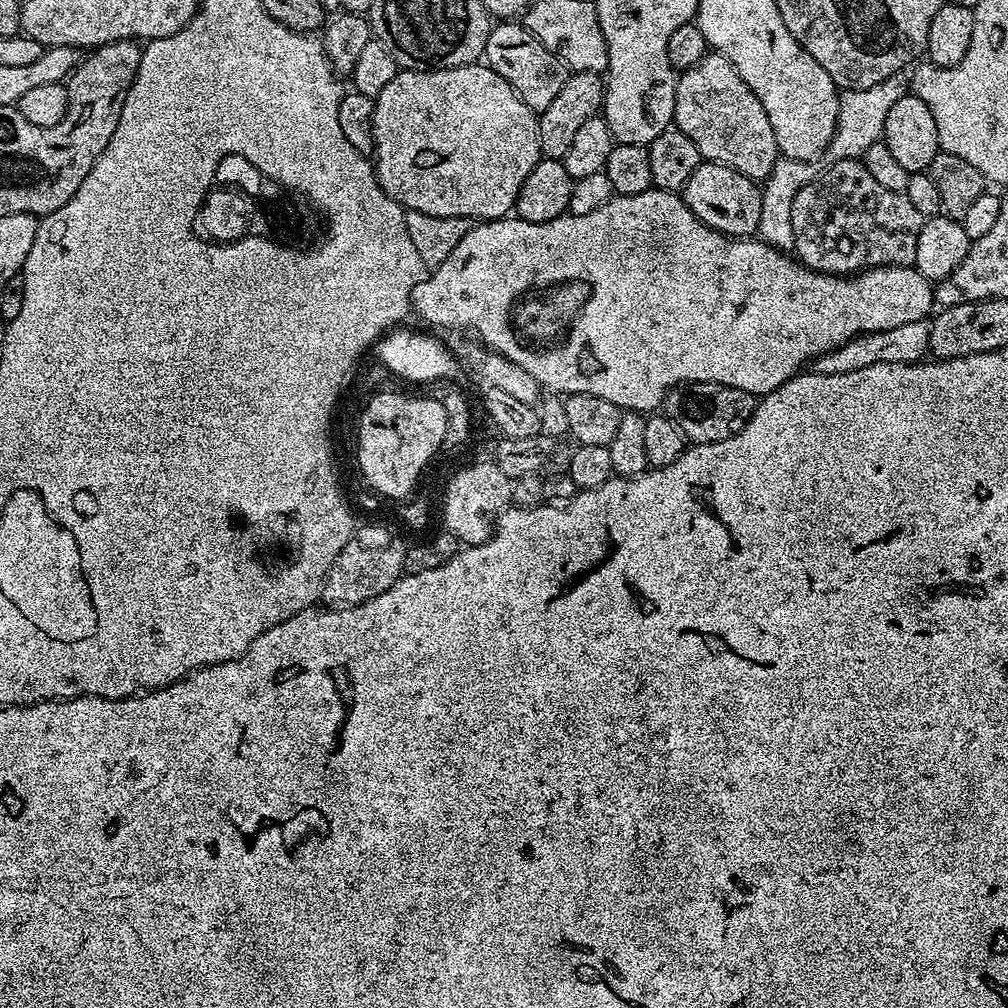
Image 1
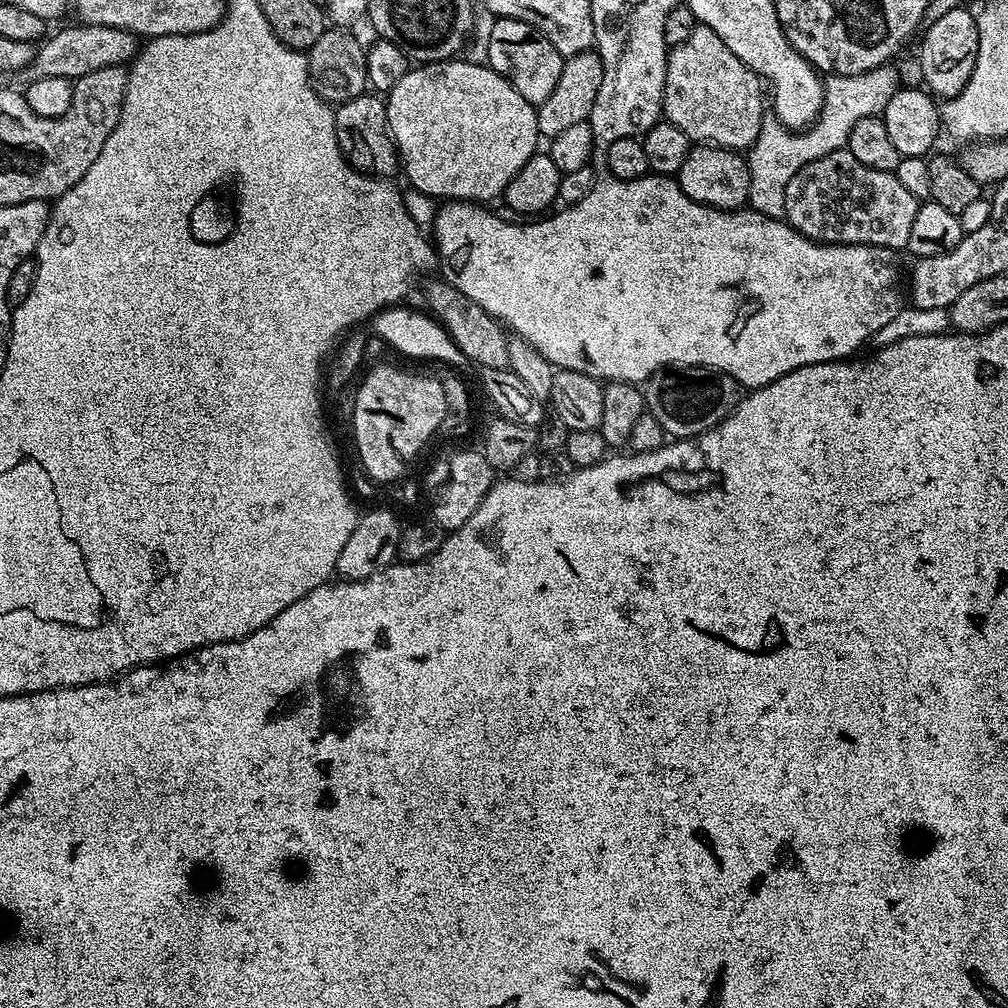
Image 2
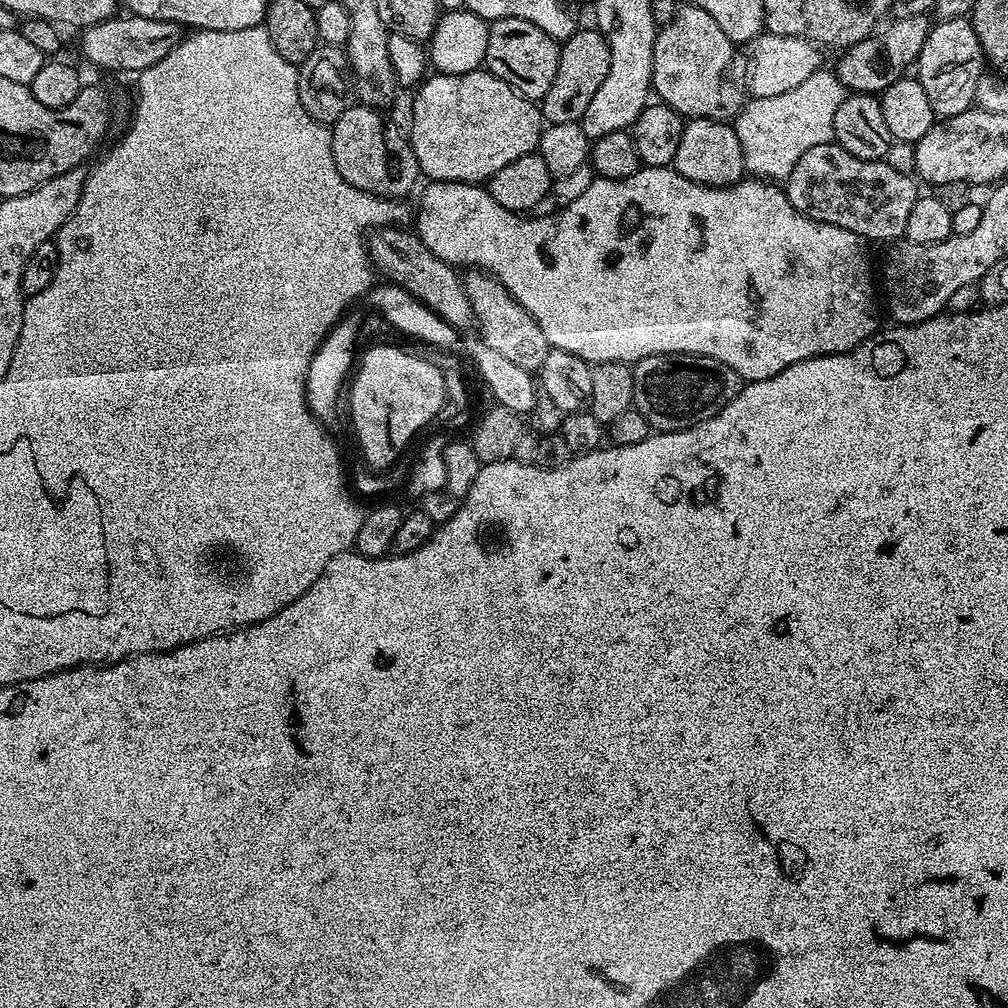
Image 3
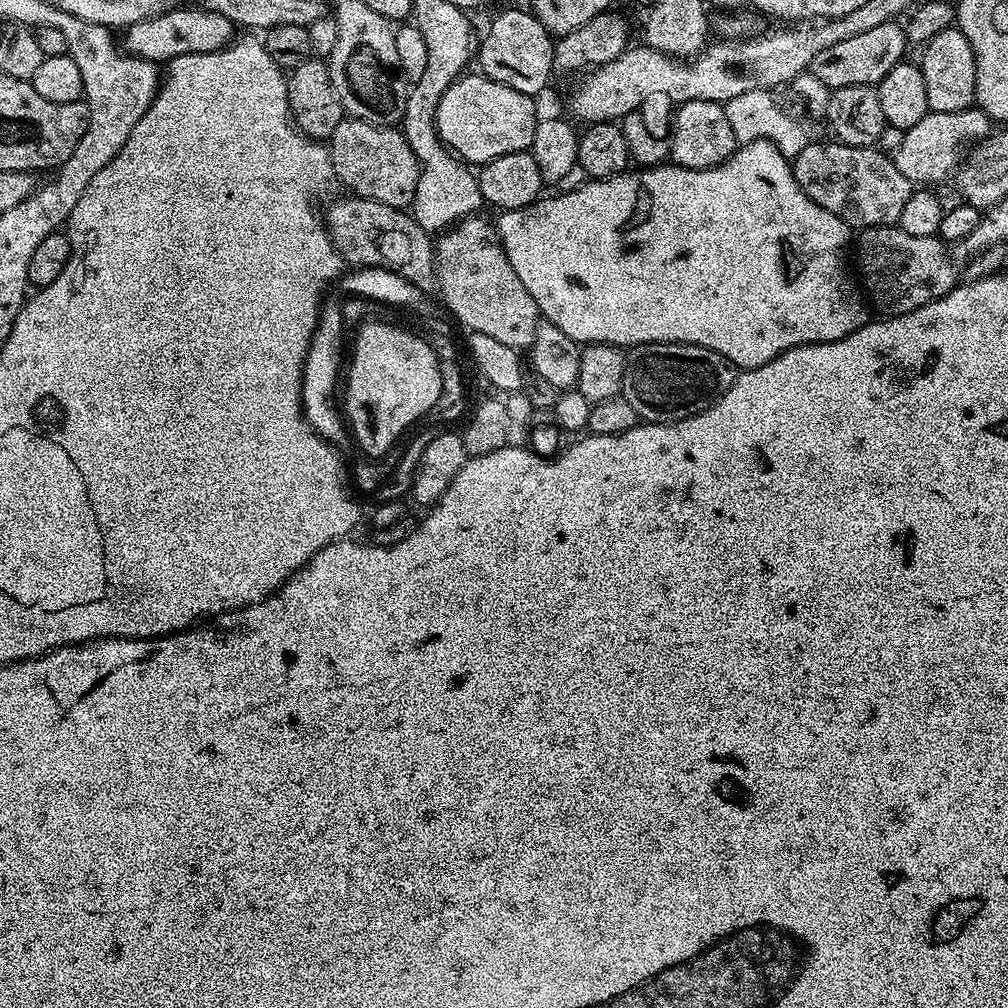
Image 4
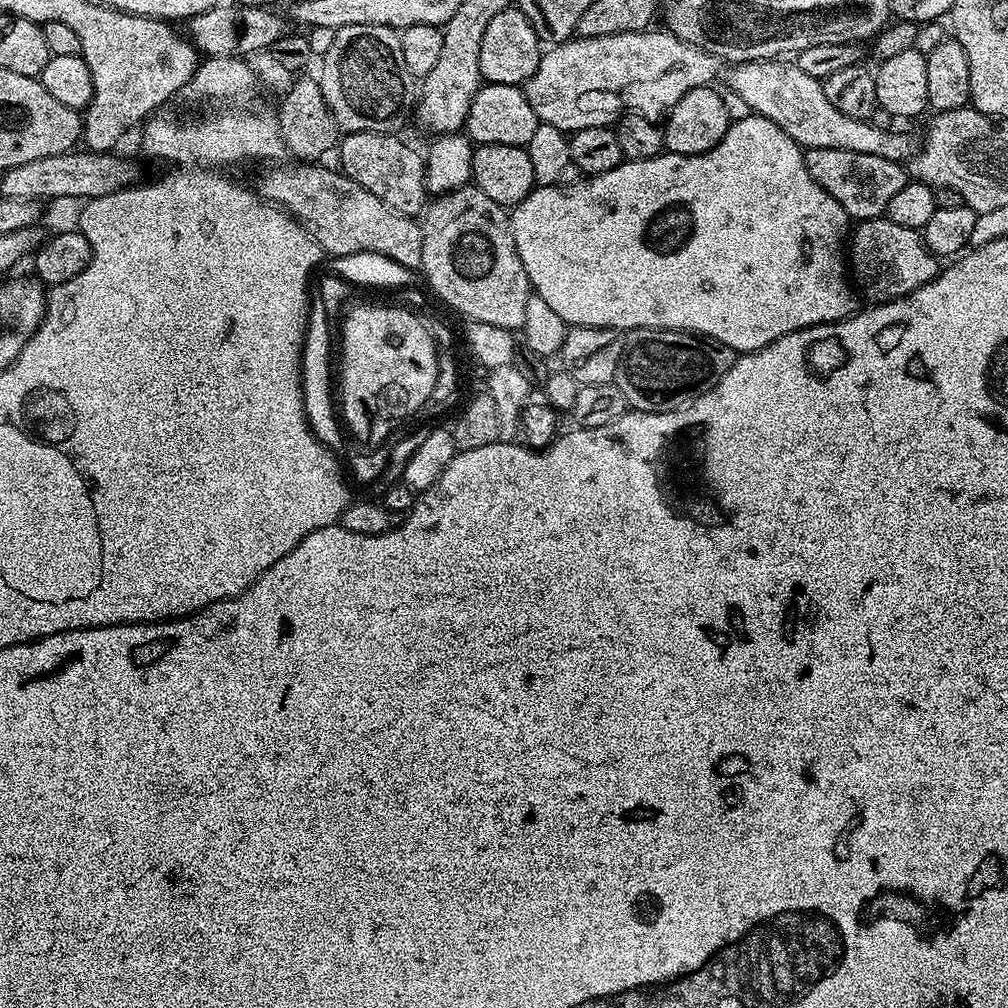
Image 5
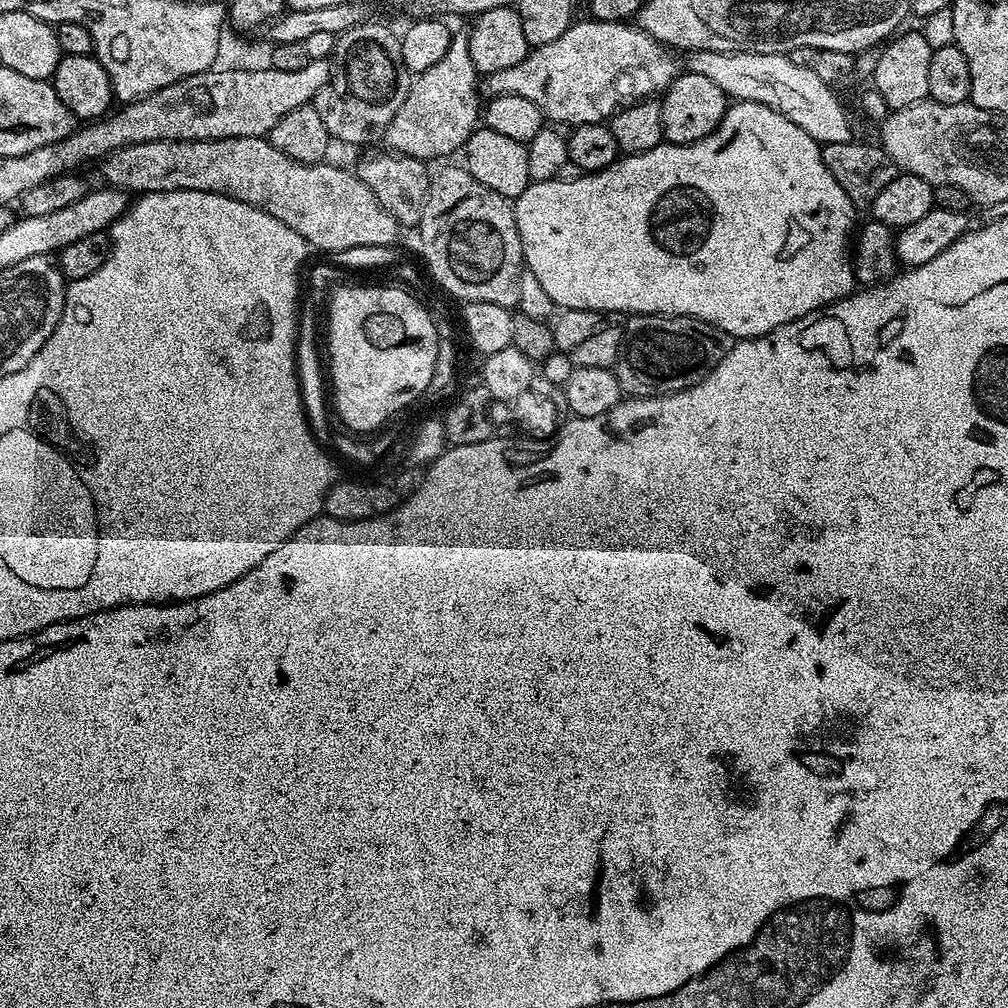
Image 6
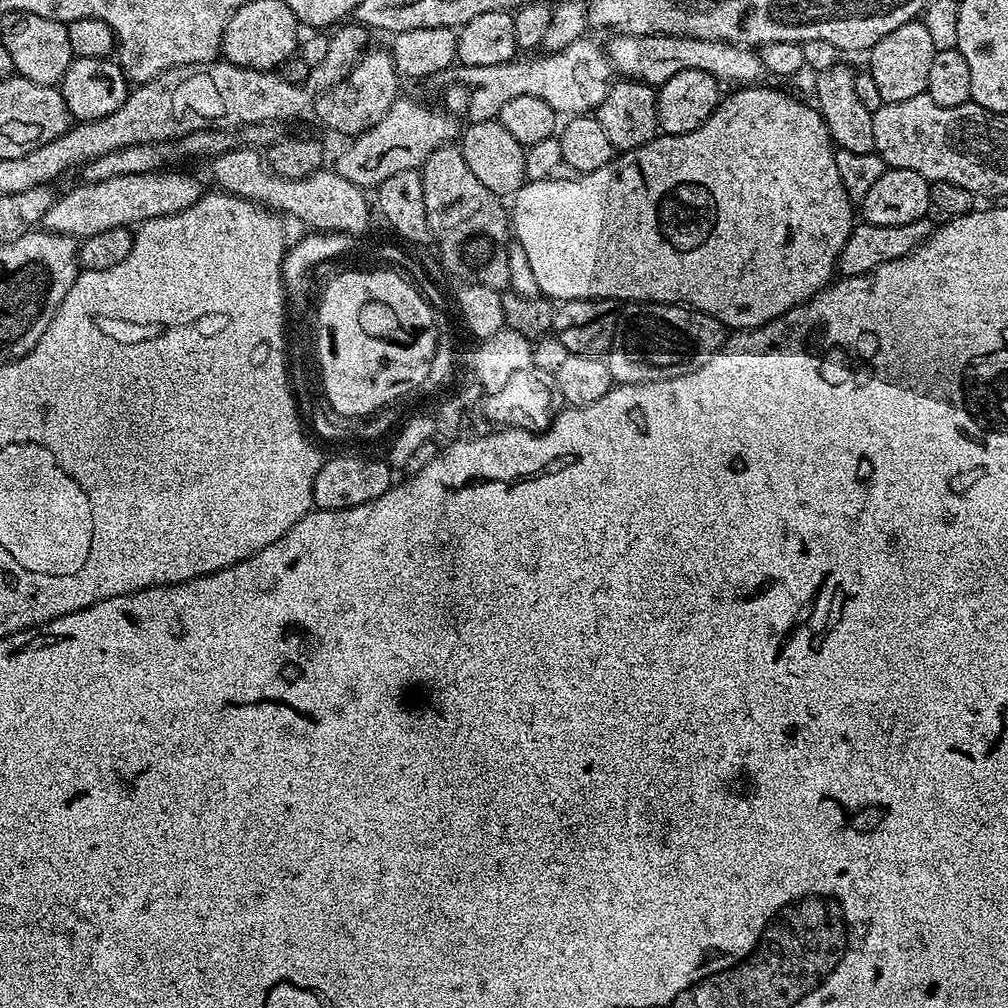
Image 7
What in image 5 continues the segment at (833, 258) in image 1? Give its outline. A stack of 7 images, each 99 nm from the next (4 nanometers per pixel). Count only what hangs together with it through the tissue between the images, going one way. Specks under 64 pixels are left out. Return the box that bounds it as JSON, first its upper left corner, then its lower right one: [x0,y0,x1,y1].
[804,148,910,222]

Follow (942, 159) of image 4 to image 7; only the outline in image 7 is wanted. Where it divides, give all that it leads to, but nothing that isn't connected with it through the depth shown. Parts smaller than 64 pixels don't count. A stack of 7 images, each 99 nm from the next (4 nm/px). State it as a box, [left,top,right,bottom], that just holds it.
[606,36,765,86]

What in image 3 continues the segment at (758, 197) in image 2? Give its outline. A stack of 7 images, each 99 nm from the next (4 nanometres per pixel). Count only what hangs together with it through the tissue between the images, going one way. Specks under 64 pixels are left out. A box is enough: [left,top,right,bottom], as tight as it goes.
[734,70,846,182]

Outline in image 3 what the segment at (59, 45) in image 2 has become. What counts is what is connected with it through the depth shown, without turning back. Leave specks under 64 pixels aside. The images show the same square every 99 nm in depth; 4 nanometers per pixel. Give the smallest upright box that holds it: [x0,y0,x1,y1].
[79,14,182,74]

